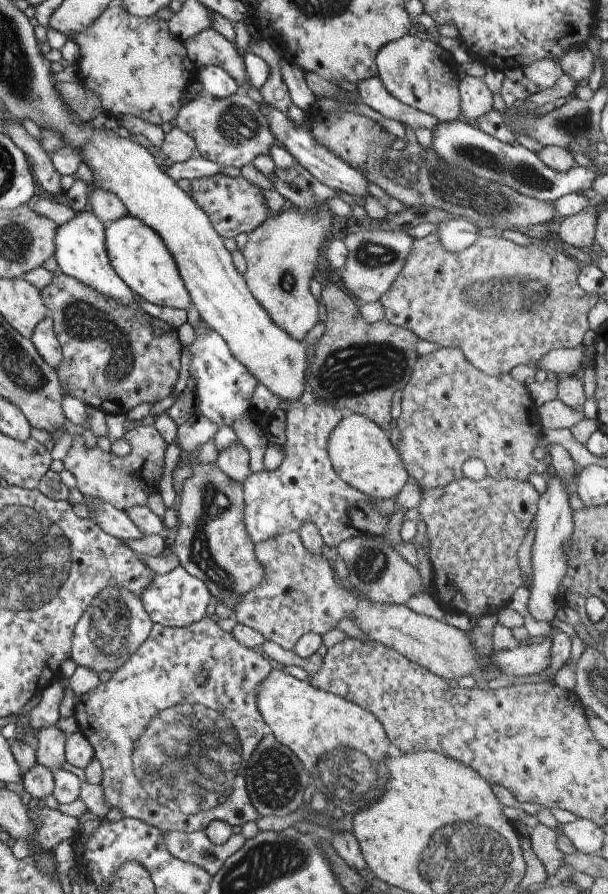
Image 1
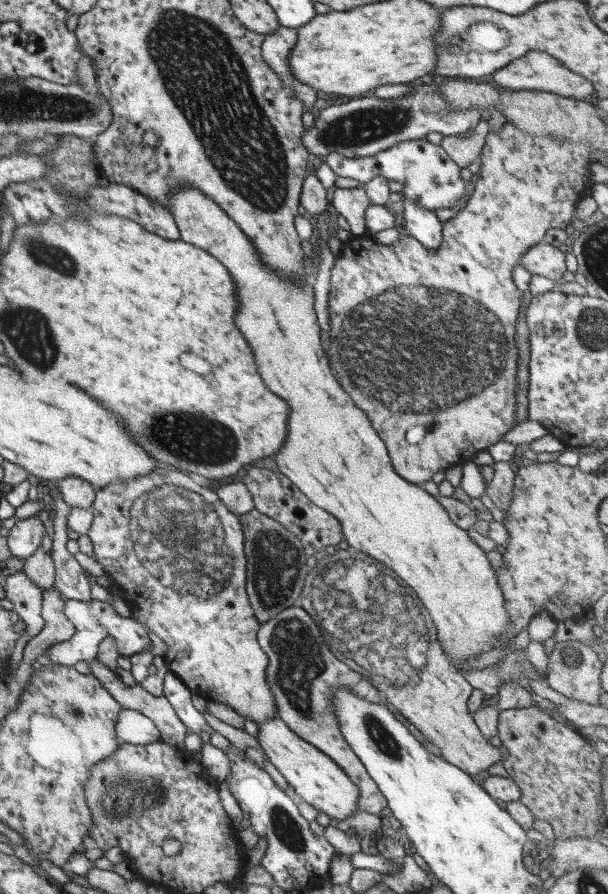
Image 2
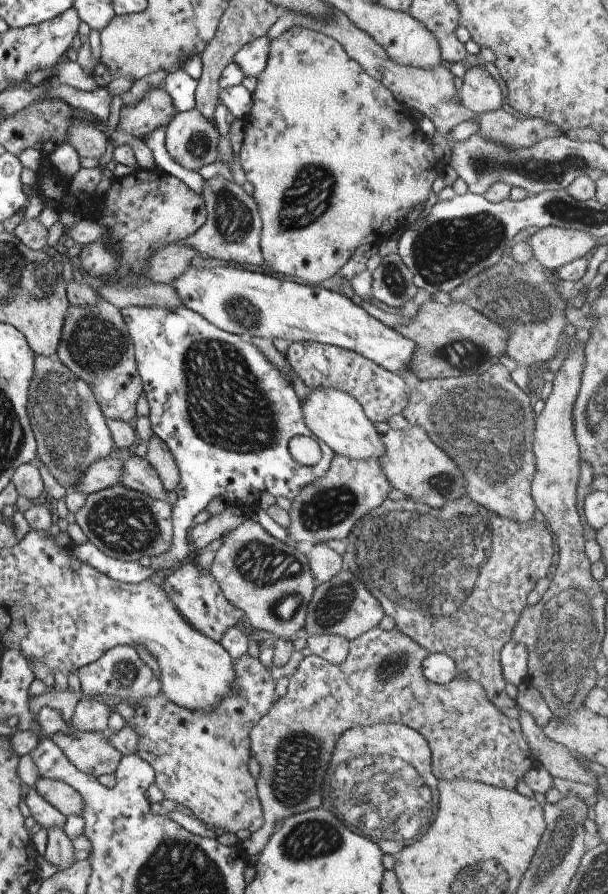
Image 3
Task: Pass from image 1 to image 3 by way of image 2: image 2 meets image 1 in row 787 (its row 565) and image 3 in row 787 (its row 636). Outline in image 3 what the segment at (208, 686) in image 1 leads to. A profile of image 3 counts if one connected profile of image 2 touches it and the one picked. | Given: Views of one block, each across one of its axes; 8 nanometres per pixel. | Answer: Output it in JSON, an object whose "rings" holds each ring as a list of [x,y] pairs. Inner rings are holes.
{"rings":[[[248,654],[234,660],[234,685],[230,693],[218,704],[213,713],[190,711],[173,704],[159,693],[132,704],[134,717],[125,721],[138,736],[136,752],[154,768],[154,784],[163,792],[164,798],[189,808],[208,827],[236,833],[238,830],[255,832],[264,825],[262,808],[257,798],[256,780],[247,771],[250,757],[249,731],[267,712],[276,697],[274,683],[257,659]]]}

